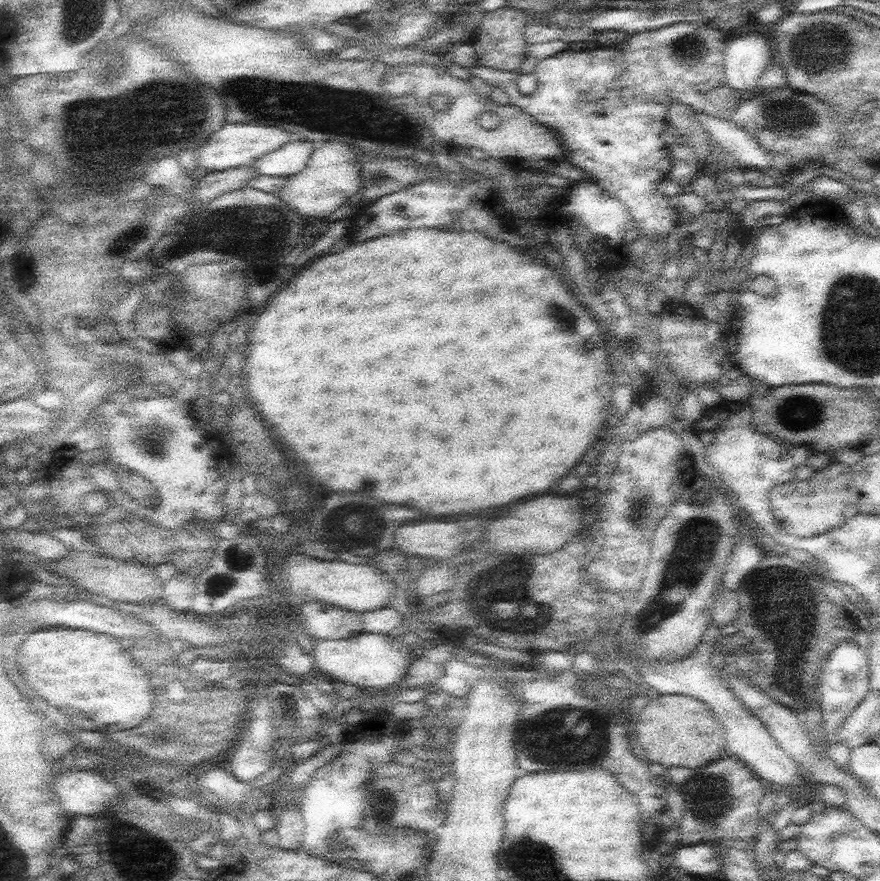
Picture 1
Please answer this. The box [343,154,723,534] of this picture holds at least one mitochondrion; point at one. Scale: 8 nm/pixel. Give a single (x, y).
(639, 510)

